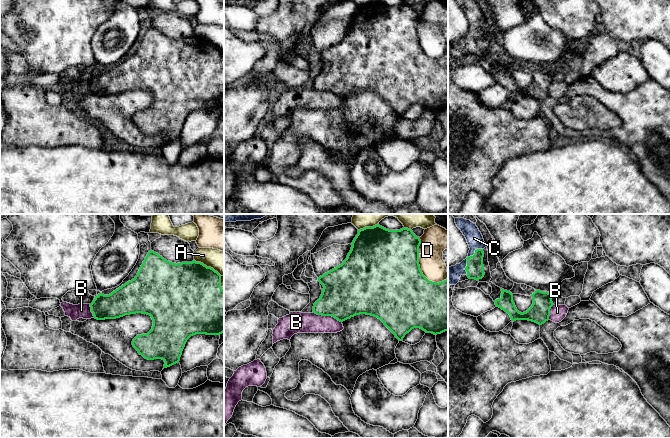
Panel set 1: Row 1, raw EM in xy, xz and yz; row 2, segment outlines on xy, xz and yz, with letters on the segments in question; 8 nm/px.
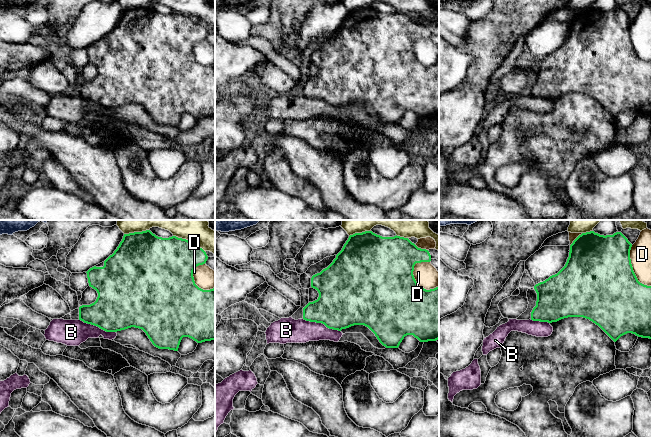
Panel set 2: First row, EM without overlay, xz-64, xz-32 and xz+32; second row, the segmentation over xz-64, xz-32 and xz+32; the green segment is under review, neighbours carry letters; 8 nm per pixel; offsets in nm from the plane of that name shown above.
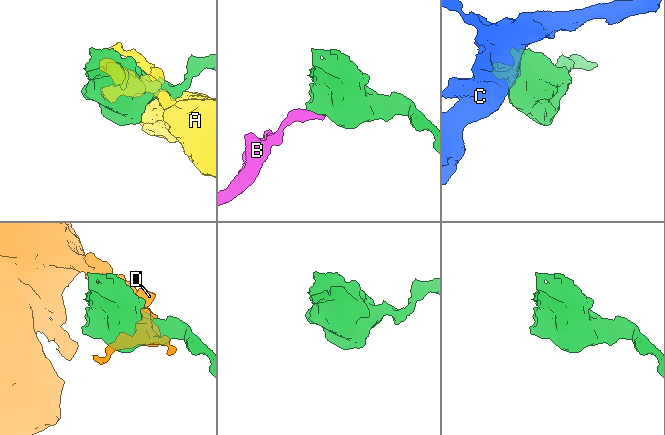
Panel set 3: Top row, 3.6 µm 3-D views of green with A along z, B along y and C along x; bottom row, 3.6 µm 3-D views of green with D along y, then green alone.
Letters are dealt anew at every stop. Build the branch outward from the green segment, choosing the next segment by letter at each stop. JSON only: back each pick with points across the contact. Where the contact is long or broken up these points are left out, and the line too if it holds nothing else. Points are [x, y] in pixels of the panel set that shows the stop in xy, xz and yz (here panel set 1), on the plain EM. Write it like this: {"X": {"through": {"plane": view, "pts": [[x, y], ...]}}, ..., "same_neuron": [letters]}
{"same_neuron": ["C"]}

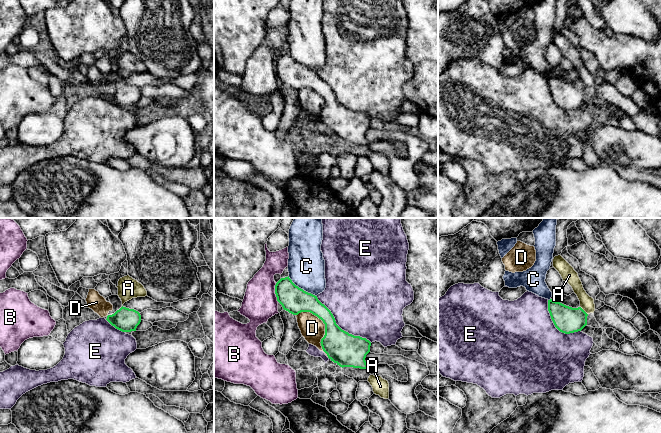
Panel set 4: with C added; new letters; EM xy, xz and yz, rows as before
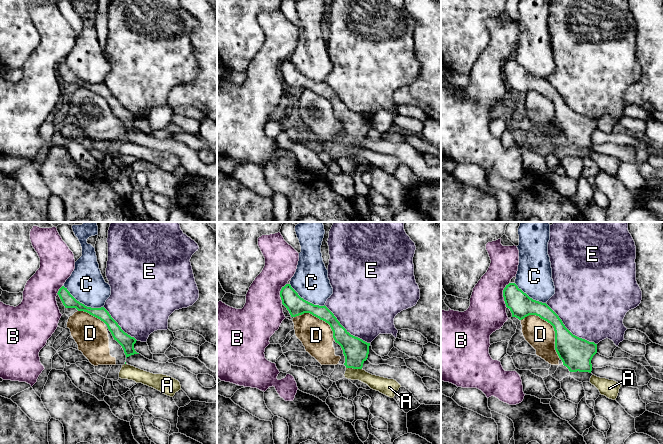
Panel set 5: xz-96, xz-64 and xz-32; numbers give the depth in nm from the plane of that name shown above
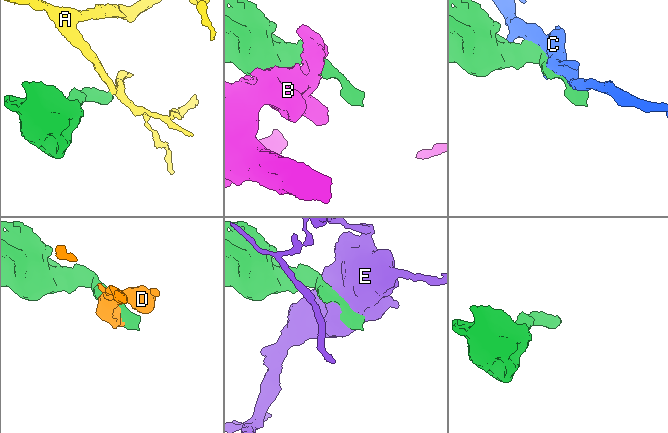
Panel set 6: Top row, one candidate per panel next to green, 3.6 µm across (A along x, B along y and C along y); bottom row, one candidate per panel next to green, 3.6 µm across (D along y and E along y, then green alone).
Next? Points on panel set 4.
{"same_neuron": []}

